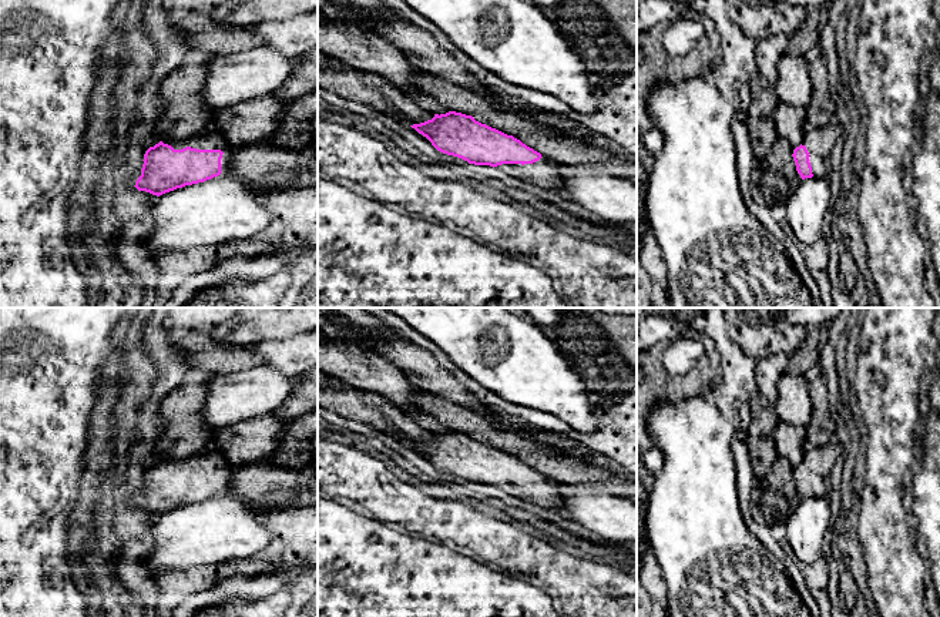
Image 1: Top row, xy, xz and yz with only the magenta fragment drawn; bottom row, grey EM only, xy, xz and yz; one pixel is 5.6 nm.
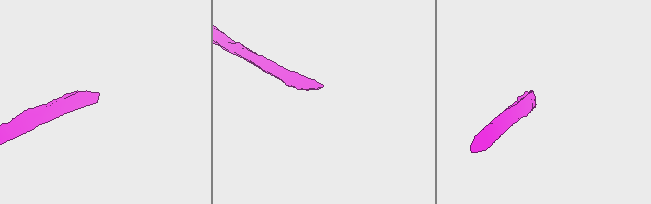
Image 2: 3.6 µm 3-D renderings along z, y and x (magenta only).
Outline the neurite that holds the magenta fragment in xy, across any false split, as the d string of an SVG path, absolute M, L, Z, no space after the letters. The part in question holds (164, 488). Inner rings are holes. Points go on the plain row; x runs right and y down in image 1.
M207 449L182 459L160 460L144 473L138 510L152 514L204 502L228 490L236 466L219 449Z

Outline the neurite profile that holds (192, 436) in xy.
M207 382L174 388L161 399L158 415L165 422L158 442L160 460L182 459L211 447L212 426L201 418Z

